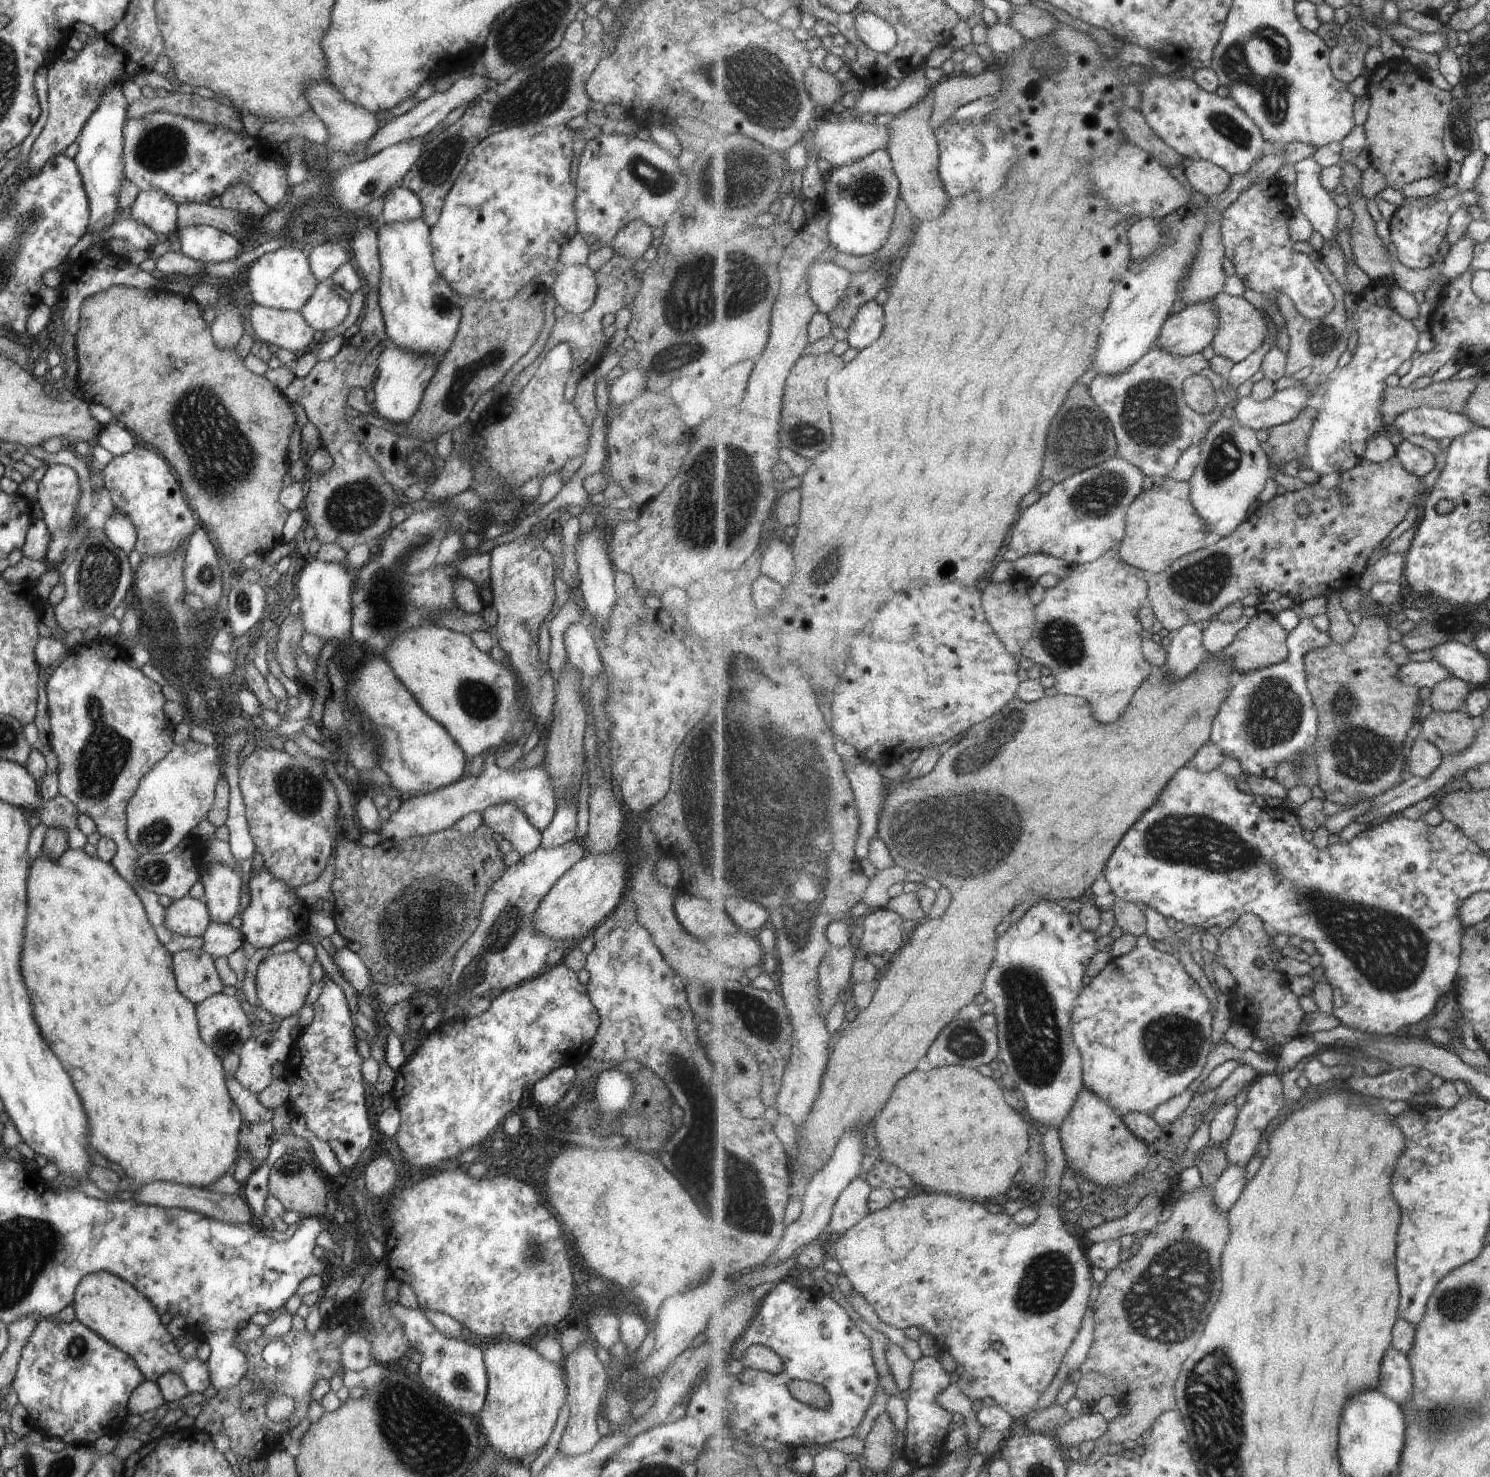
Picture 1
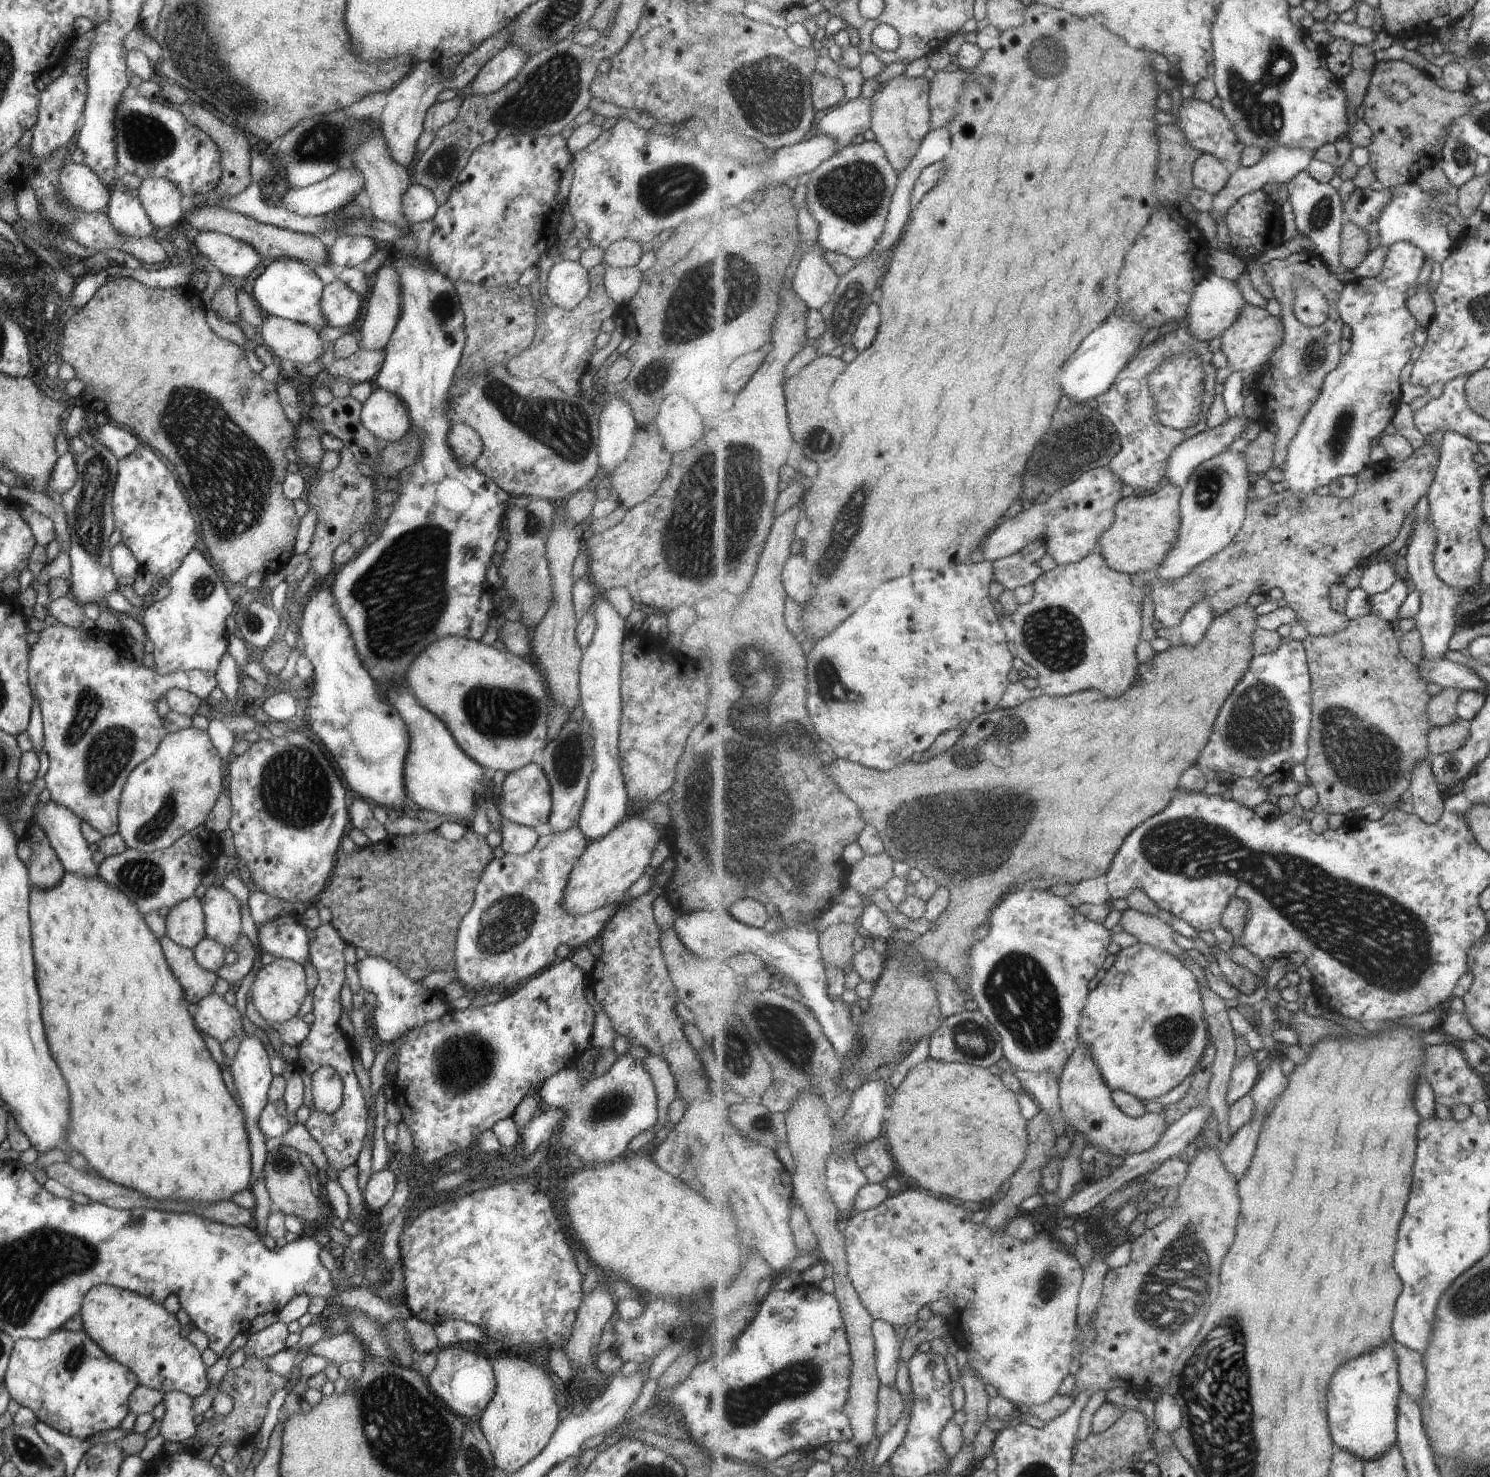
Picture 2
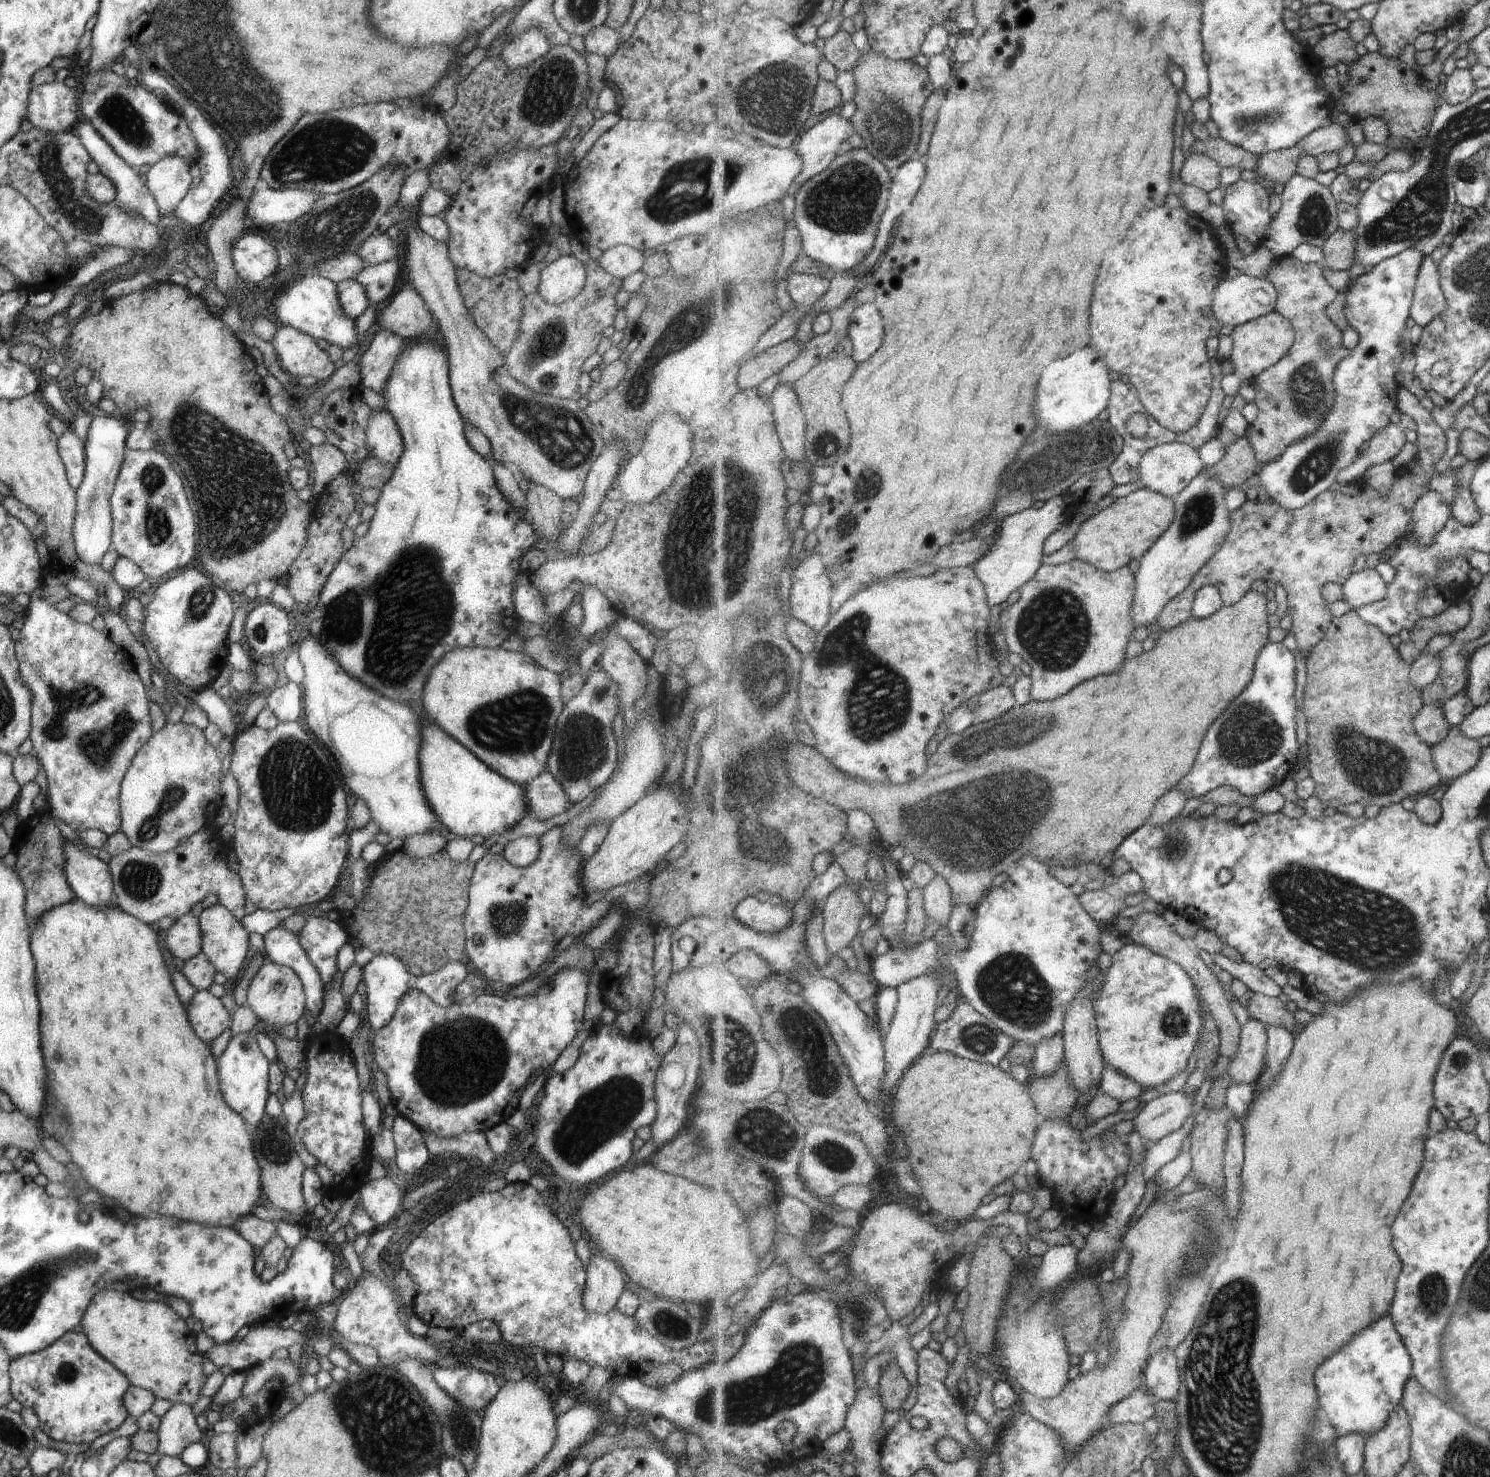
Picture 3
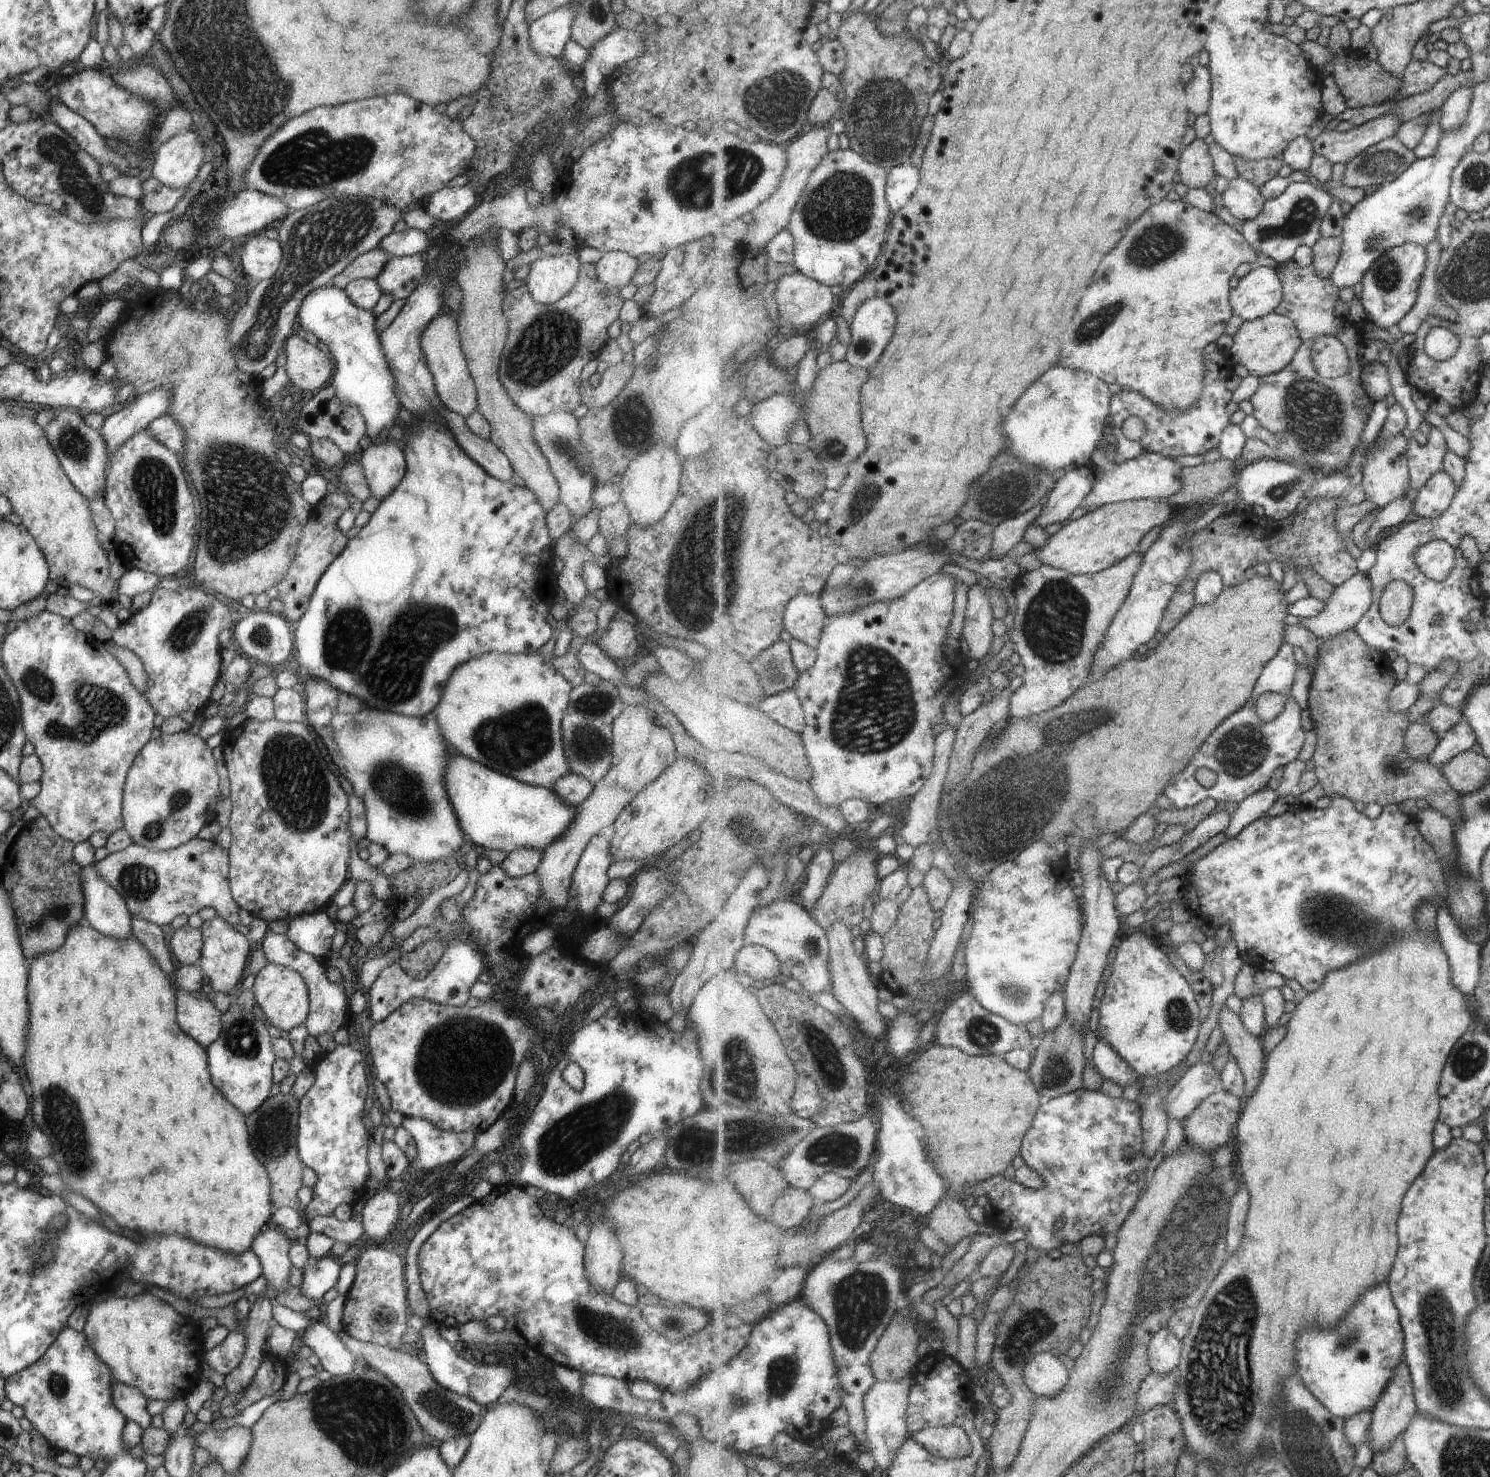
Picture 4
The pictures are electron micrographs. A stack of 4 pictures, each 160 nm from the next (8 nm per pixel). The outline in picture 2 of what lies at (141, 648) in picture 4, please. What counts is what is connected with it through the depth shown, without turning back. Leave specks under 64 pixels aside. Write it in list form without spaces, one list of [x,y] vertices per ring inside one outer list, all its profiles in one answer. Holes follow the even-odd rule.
[[[193,548],[167,579],[166,586],[169,588],[169,594],[159,602],[144,606],[144,613],[138,618],[138,621],[145,629],[148,648],[153,654],[156,674],[165,675],[175,671],[189,670],[201,670],[201,672],[214,674],[228,645],[229,636],[226,633],[225,619],[237,607],[229,600],[226,585],[207,564],[205,556],[197,548]]]

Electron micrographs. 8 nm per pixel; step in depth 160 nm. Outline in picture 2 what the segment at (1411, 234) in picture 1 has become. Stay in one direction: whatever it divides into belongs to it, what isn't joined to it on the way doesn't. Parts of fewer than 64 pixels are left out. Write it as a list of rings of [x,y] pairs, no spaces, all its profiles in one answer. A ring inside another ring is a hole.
[[[1397,242],[1386,255],[1382,271],[1371,278],[1358,278],[1346,285],[1344,295],[1339,300],[1340,316],[1352,330],[1352,345],[1341,360],[1340,366],[1328,375],[1323,391],[1316,405],[1305,418],[1300,432],[1289,446],[1287,460],[1282,467],[1283,478],[1289,492],[1305,500],[1322,486],[1329,487],[1337,478],[1357,476],[1373,465],[1372,450],[1379,438],[1383,437],[1393,416],[1397,414],[1403,398],[1400,392],[1399,376],[1411,360],[1415,346],[1415,330],[1420,326],[1408,308],[1409,290],[1415,286],[1426,256],[1421,248],[1411,242]]]

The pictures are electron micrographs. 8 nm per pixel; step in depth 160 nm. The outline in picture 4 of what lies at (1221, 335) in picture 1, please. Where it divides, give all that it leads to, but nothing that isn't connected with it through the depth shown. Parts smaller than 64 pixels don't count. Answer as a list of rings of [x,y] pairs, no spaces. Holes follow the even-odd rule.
[[[1276,312],[1254,321],[1244,321],[1233,337],[1234,343],[1229,355],[1234,362],[1244,366],[1249,374],[1256,377],[1280,373],[1287,369],[1302,345],[1296,322]]]

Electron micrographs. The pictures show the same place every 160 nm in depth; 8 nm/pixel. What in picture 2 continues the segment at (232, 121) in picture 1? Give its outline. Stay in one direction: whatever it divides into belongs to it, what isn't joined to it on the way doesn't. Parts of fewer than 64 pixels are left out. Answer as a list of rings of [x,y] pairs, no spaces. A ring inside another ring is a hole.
[[[189,99],[186,101],[175,101],[172,104],[173,110],[181,112],[191,124],[197,126],[203,133],[211,138],[211,142],[217,146],[219,150],[219,162],[221,166],[221,175],[217,187],[212,193],[217,196],[235,196],[237,192],[241,192],[247,184],[251,183],[250,178],[250,152],[252,141],[246,134],[237,130],[233,124],[230,124],[225,119],[219,120],[218,114],[210,108],[201,104],[195,104]]]

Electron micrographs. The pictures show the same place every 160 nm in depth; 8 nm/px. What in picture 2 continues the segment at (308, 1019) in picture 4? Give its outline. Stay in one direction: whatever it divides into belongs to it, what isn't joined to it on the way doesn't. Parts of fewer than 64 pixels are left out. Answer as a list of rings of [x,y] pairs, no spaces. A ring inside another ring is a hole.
[[[294,915],[276,916],[257,926],[261,954],[268,953],[276,959],[293,960],[303,968],[308,960],[308,939],[307,932],[297,920]]]

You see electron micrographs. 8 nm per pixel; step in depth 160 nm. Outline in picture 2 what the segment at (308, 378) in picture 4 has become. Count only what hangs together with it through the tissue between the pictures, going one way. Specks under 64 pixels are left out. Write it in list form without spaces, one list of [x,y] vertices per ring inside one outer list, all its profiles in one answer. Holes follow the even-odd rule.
[[[267,315],[257,329],[258,340],[271,351],[271,354],[279,360],[287,360],[294,365],[320,362],[320,358],[327,347],[326,342],[321,342],[318,332],[305,324],[297,324],[283,318]]]

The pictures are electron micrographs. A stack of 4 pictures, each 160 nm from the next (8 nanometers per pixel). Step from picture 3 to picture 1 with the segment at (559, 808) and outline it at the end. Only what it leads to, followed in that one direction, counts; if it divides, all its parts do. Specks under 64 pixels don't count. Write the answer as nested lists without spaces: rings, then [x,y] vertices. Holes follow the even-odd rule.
[[[485,760],[482,773],[472,777],[459,777],[451,784],[432,790],[422,795],[409,796],[400,802],[399,808],[389,813],[386,820],[381,820],[378,835],[381,839],[406,839],[417,835],[436,833],[449,827],[465,814],[480,812],[488,806],[514,802],[523,811],[529,824],[539,832],[545,830],[551,822],[554,810],[554,792],[550,776],[542,765],[520,771],[498,768],[493,761]]]

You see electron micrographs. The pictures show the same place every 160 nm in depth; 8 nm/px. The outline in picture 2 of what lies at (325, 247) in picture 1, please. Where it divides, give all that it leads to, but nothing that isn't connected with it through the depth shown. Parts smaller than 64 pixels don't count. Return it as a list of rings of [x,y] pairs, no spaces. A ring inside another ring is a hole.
[[[341,235],[327,248],[331,266],[355,267],[367,261],[379,246],[367,236]]]

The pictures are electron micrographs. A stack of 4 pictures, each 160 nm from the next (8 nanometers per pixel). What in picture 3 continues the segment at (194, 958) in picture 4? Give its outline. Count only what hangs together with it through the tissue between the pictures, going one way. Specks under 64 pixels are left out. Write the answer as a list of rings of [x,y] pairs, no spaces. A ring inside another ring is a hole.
[[[189,911],[177,917],[172,925],[161,933],[159,946],[169,950],[169,954],[173,956],[172,966],[180,972],[185,960],[200,951],[200,936],[198,917]]]

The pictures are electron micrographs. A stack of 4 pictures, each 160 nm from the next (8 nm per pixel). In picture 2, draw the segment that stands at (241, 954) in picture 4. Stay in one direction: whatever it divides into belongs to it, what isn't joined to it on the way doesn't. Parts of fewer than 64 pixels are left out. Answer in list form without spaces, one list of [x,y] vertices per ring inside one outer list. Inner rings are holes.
[[[209,886],[200,901],[203,912],[204,936],[219,942],[225,951],[241,934],[240,906],[222,886]]]

